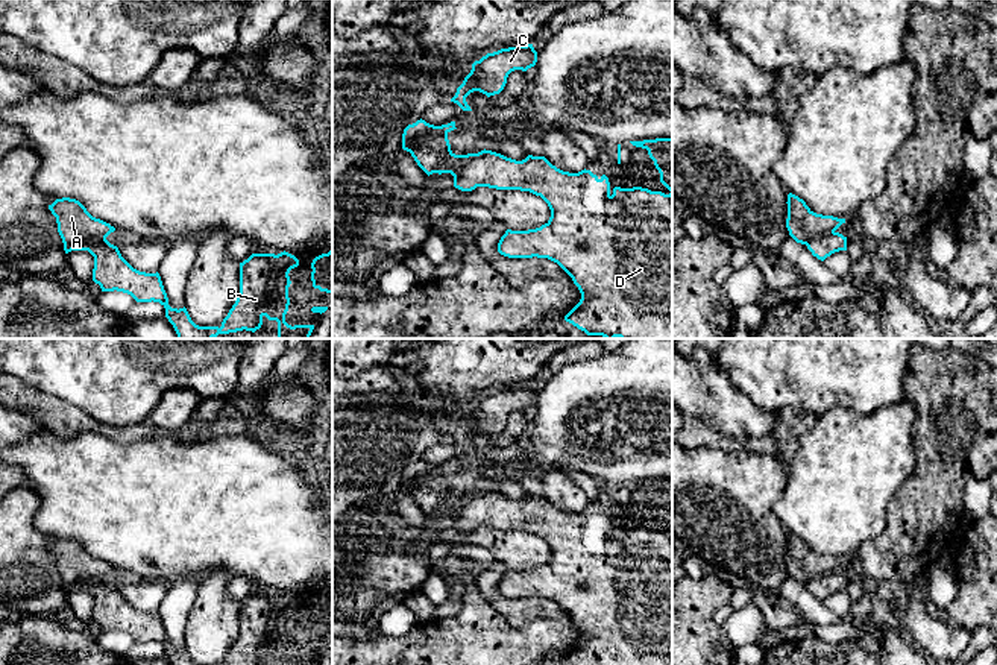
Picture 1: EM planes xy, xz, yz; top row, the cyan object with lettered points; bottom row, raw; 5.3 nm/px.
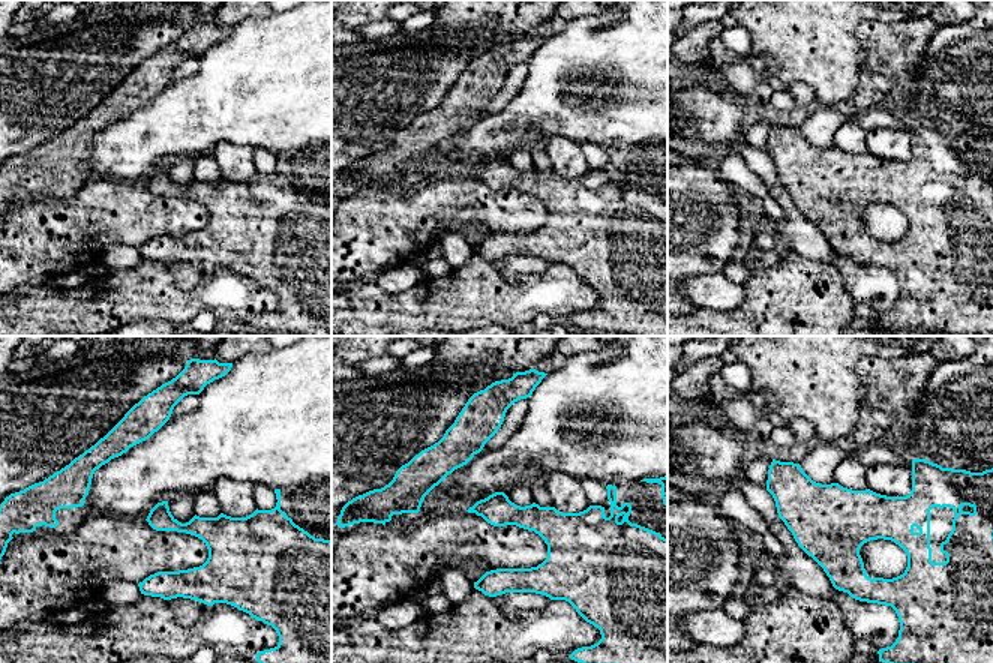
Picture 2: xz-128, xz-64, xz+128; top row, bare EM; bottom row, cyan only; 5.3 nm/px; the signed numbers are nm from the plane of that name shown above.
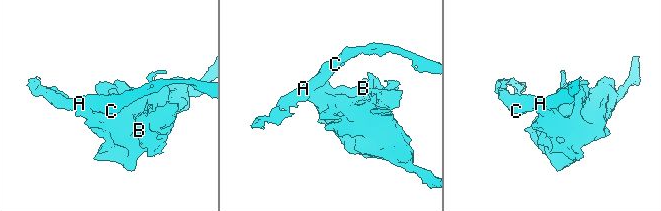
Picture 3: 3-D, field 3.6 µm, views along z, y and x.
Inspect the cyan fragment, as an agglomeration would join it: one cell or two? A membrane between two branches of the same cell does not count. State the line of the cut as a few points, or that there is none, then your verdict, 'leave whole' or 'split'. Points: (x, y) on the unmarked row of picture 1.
cut xz (446, 472), (422, 474), (410, 483), (408, 491); split

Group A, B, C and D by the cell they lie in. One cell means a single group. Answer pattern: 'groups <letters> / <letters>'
groups A C / B D

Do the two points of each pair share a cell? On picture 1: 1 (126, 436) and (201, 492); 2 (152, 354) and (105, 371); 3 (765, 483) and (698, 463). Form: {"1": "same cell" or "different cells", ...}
{"1": "different cells", "2": "same cell", "3": "same cell"}

